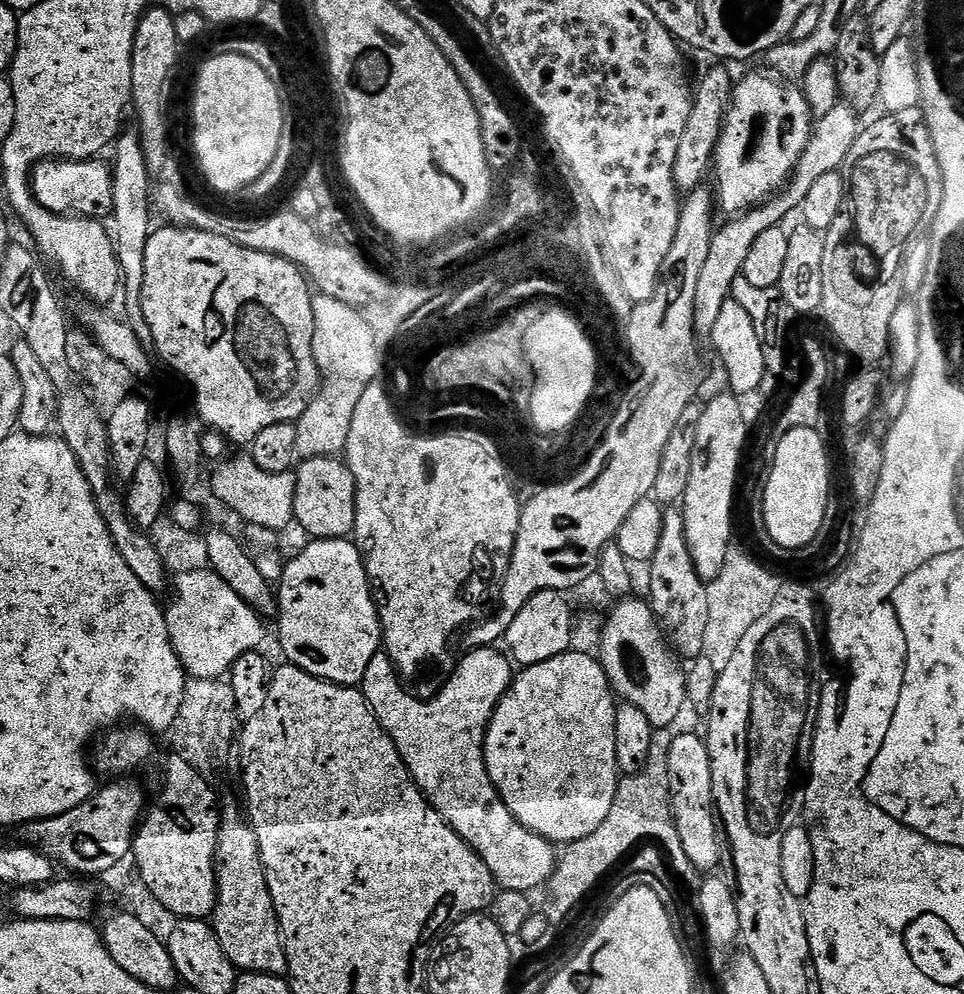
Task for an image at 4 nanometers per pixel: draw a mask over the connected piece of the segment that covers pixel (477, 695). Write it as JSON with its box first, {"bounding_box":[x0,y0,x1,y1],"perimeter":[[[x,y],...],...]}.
{"bounding_box":[362,646,558,894],"perimeter":[[[476,646],[468,651],[472,652],[461,658],[460,665],[453,670],[452,677],[449,675],[445,679],[443,688],[433,700],[422,700],[409,691],[402,683],[395,664],[386,654],[377,654],[370,658],[362,691],[366,702],[372,707],[372,713],[394,742],[402,762],[412,776],[412,781],[431,802],[434,810],[438,810],[438,814],[446,818],[448,825],[488,863],[501,889],[532,894],[535,888],[543,889],[551,878],[558,859],[557,849],[552,841],[526,830],[526,826],[522,826],[522,822],[518,822],[514,814],[510,814],[506,802],[500,797],[490,778],[484,761],[484,735],[488,733],[488,723],[492,720],[494,710],[512,687],[514,664],[503,651],[492,646]]]}

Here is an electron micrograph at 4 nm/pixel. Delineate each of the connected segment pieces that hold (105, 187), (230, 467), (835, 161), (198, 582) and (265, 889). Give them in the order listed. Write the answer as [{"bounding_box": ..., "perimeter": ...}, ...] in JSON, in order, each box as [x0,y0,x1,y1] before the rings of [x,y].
[{"bounding_box":[32,158,114,219],"perimeter":[[[100,158],[86,161],[43,160],[32,170],[32,195],[51,213],[83,219],[109,219],[114,208],[112,168],[107,161],[102,161]]]},{"bounding_box":[212,458,295,533],"perimeter":[[[251,458],[243,459],[225,459],[215,465],[217,468],[212,476],[212,492],[230,511],[237,512],[244,519],[245,525],[266,526],[279,533],[294,520],[295,475],[291,471],[270,474],[266,470],[258,470],[258,466]]]},{"bounding_box":[694,102,862,342],"perimeter":[[[841,102],[830,110],[830,114],[819,117],[815,121],[810,142],[802,154],[800,163],[797,164],[791,180],[783,189],[776,193],[771,200],[757,204],[755,208],[749,208],[747,212],[729,219],[724,229],[717,231],[710,242],[710,255],[706,257],[706,263],[702,266],[702,274],[698,274],[698,287],[694,293],[694,330],[696,339],[700,342],[708,342],[712,339],[712,331],[718,322],[718,313],[722,311],[722,302],[726,302],[732,295],[732,287],[736,280],[741,279],[746,254],[750,254],[750,246],[754,246],[754,238],[763,234],[766,230],[783,225],[784,219],[792,211],[799,209],[804,203],[806,194],[810,194],[810,186],[822,178],[822,174],[830,174],[845,167],[850,146],[854,146],[857,136],[862,131],[859,124],[858,113],[855,108]]]},{"bounding_box":[164,568,265,680],"perimeter":[[[211,568],[177,575],[174,588],[175,584],[176,593],[166,604],[164,617],[174,650],[191,679],[219,680],[227,677],[238,658],[261,647],[265,617],[248,605]]]},{"bounding_box":[210,804,288,977],"perimeter":[[[224,804],[216,847],[216,910],[210,917],[216,937],[232,965],[241,973],[257,972],[287,977],[288,955],[280,931],[280,920],[268,885],[258,838],[245,813],[236,804]]]}]

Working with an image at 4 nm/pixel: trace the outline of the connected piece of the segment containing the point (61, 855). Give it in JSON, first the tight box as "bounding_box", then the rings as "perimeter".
{"bounding_box":[22,778,146,878],"perimeter":[[[116,778],[111,782],[112,784],[108,784],[105,786],[97,787],[97,790],[93,796],[87,800],[86,802],[82,802],[82,806],[74,806],[74,810],[66,810],[66,814],[58,814],[54,818],[50,818],[49,820],[35,820],[33,824],[23,825],[22,832],[24,832],[24,837],[22,837],[23,843],[28,846],[38,846],[40,851],[44,853],[45,856],[49,856],[53,862],[57,865],[60,864],[64,868],[69,868],[69,873],[79,874],[84,878],[100,878],[103,877],[103,874],[106,870],[110,870],[110,866],[115,866],[116,863],[119,862],[120,859],[126,858],[130,855],[132,850],[132,841],[136,839],[136,830],[140,826],[140,822],[142,817],[146,812],[146,800],[144,804],[144,788],[139,784],[138,781],[132,780],[136,778]]]}

